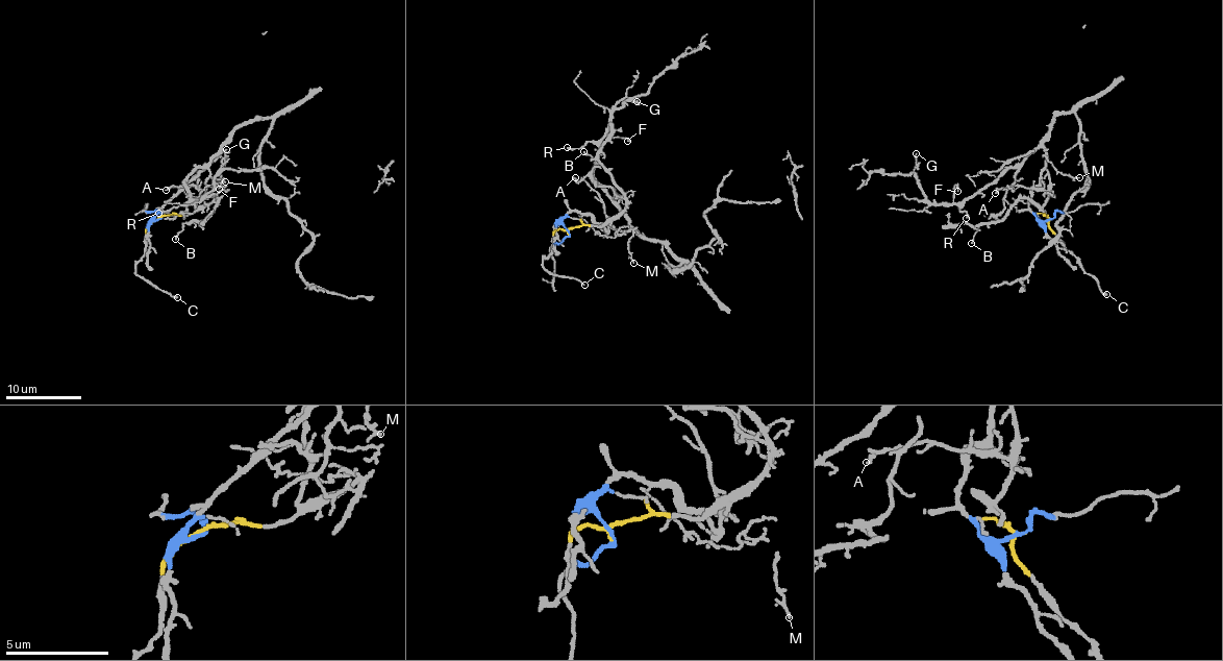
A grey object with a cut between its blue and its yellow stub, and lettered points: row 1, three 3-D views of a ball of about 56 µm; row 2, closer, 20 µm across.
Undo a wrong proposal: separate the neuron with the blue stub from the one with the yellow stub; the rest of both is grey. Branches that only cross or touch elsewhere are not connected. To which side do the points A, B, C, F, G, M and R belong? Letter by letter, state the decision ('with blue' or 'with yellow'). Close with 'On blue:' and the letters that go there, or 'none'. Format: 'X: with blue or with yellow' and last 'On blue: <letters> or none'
A: with yellow
B: with yellow
C: with yellow
F: with blue
G: with blue
M: with blue
R: with blue
On blue: F, G, M, R

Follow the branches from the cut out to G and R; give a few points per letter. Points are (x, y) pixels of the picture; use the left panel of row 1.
G: (160, 217), (154, 219), (221, 149), (184, 180), (194, 199), (206, 194), (214, 187), (227, 148)
R: (160, 217), (154, 219), (164, 205), (221, 149), (184, 180), (190, 198), (157, 213)

